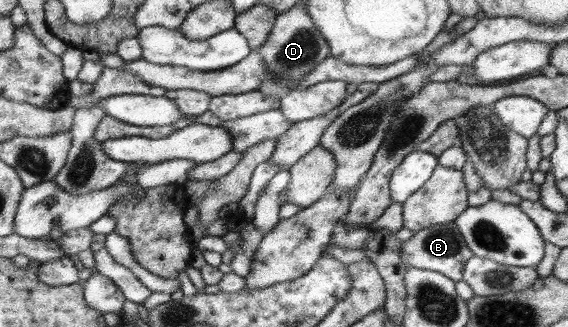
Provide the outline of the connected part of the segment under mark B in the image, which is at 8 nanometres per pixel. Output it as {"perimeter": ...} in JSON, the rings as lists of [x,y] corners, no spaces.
{"perimeter":[[[453,223],[438,224],[428,226],[426,229],[418,230],[412,234],[412,237],[408,241],[405,241],[400,246],[400,259],[406,266],[415,267],[418,269],[428,269],[430,271],[437,271],[442,273],[443,276],[453,279],[455,282],[463,280],[464,264],[473,256],[472,251],[467,247],[466,241],[464,241],[459,229]]]}

